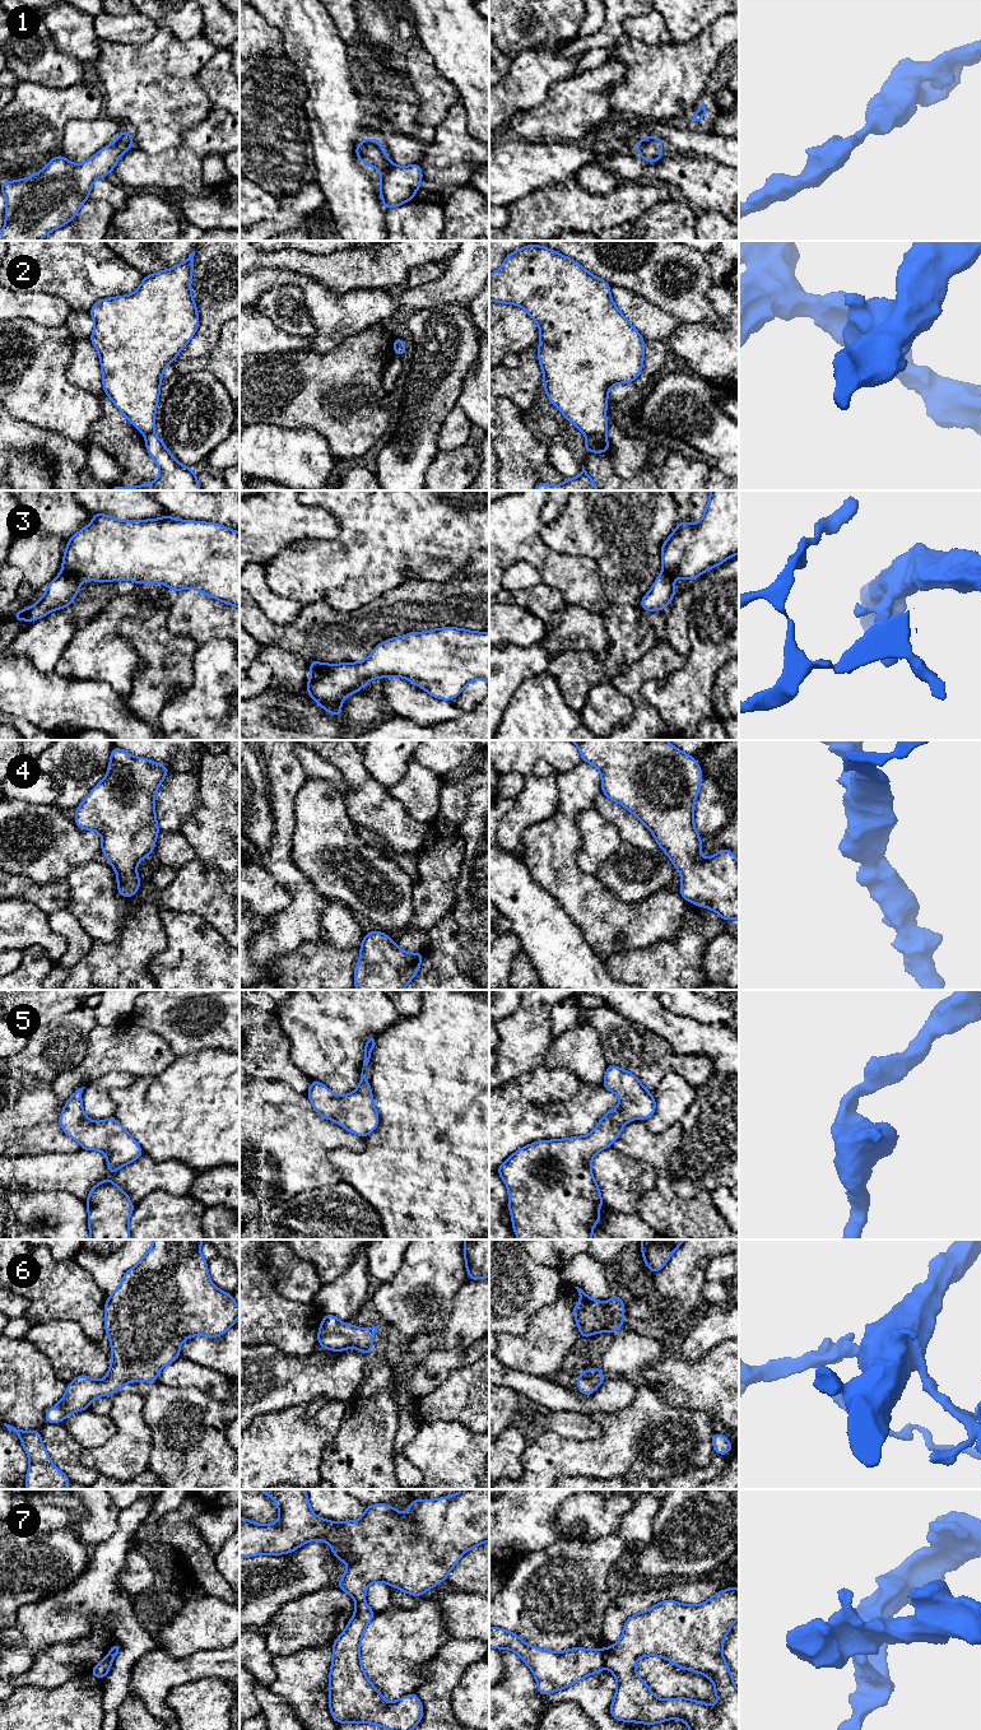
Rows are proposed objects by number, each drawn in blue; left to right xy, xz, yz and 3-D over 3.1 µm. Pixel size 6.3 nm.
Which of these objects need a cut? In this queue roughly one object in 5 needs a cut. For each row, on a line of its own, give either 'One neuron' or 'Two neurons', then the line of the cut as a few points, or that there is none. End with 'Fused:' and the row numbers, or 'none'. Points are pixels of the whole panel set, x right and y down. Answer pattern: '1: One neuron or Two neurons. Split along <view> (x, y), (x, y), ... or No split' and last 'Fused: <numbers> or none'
1: One neuron. No split
2: Two neurons. Split along yz (604, 435), (586, 436)
3: Two neurons. Split along xy (61, 571), (80, 580)
4: One neuron. No split
5: One neuron. No split
6: One neuron. No split
7: Two neurons. Split along yz (600, 1650), (605, 1665)
Fused: 2, 3, 7

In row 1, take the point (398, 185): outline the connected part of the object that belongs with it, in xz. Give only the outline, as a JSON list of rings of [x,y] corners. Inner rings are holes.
[[[366,138],[355,147],[361,163],[372,166],[381,172],[380,194],[385,209],[410,201],[422,183],[422,168],[418,163],[400,167],[394,164],[383,147],[375,139]]]

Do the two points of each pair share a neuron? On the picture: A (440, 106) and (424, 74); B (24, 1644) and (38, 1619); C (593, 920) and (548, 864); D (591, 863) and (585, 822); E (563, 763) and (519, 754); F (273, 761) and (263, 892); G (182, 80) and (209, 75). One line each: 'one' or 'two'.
A: one
B: one
C: one
D: one
E: one
F: two
G: two

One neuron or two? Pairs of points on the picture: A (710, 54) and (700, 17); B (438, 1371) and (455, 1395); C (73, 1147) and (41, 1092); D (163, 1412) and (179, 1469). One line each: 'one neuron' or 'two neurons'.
A: two neurons
B: two neurons
C: one neuron
D: one neuron

